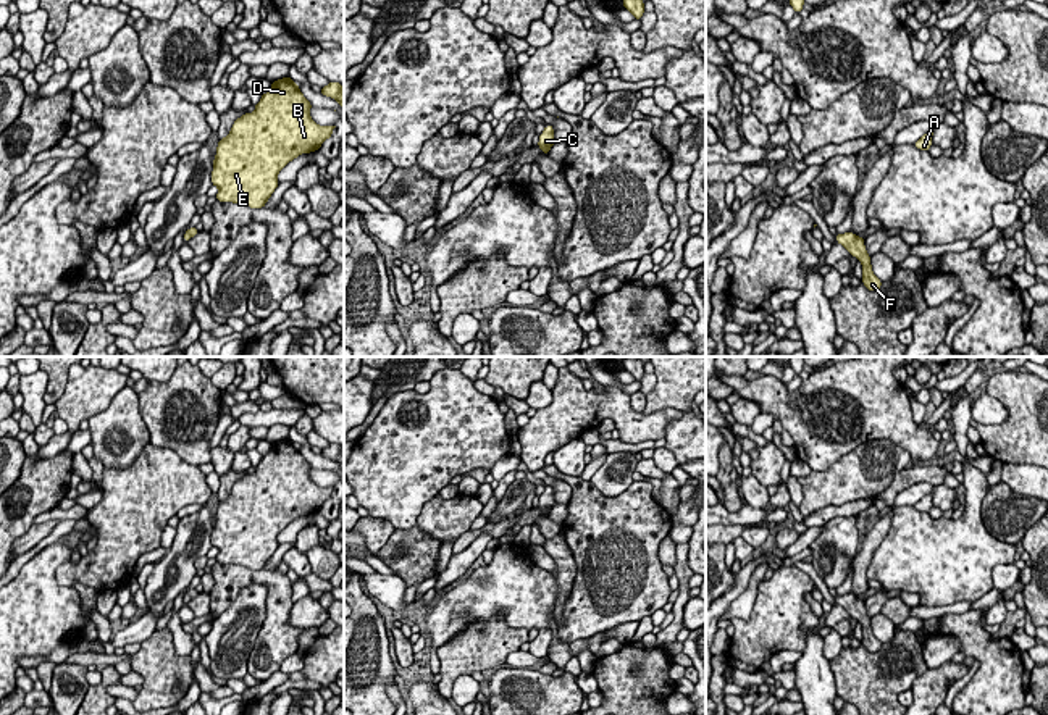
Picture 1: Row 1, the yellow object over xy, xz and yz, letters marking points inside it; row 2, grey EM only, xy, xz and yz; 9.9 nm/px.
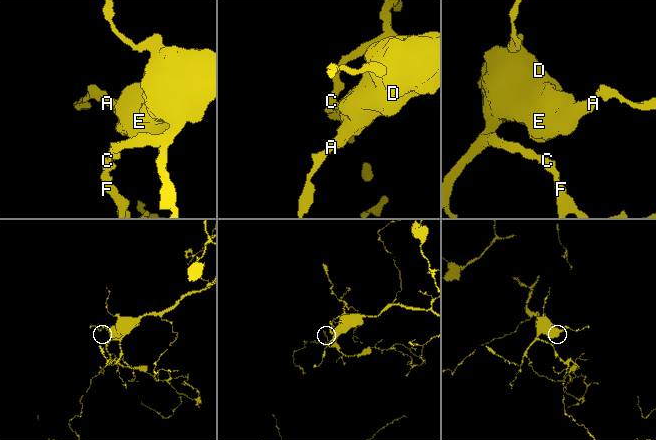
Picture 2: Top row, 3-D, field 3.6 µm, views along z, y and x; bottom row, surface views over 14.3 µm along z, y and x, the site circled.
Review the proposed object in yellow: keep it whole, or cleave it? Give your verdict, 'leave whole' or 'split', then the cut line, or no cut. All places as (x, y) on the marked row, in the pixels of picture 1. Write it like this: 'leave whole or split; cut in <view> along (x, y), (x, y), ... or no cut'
leave whole; no cut

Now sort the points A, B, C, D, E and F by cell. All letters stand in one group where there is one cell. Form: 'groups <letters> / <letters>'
groups A B C D E F

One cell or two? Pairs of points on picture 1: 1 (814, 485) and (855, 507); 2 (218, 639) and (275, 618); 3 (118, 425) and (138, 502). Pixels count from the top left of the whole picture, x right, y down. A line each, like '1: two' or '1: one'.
1: two
2: two
3: two

